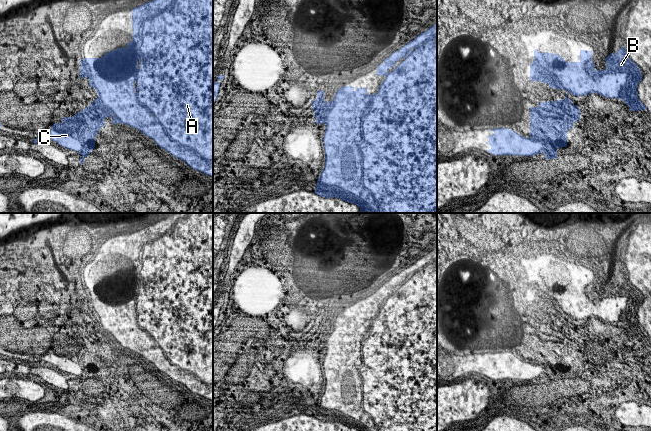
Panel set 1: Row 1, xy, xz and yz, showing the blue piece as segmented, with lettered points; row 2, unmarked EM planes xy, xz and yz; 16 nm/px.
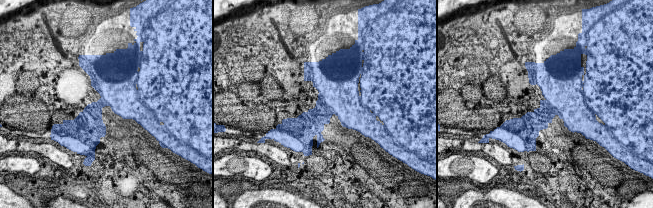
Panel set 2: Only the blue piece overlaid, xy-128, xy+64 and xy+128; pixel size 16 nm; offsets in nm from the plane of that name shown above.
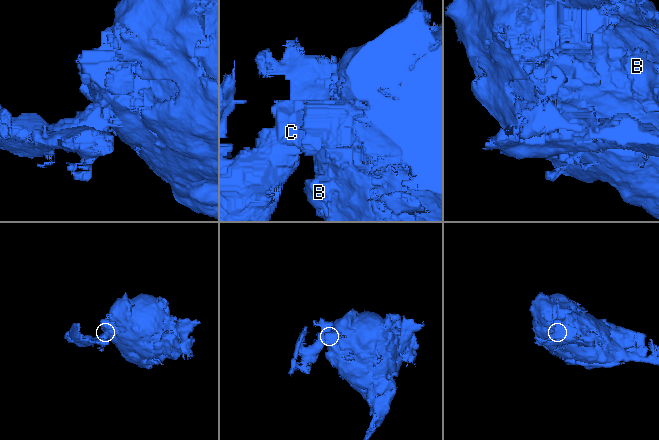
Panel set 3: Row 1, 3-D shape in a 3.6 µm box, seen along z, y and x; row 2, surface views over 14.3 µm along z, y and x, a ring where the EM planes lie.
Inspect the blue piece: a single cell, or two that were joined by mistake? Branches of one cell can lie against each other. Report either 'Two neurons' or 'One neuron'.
Two neurons

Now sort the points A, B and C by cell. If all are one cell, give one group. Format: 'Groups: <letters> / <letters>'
Groups: A B / C

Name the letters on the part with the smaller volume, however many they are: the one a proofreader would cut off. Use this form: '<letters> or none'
C

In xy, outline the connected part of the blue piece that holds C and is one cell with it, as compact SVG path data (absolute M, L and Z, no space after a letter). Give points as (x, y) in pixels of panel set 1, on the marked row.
M97 98L82 111L73 117L63 117L61 123L54 123L50 130L46 130L43 135L39 135L33 142L40 143L42 138L49 138L57 142L60 146L80 153L79 164L84 163L84 159L95 147L95 136L103 125L97 125L96 119L89 119L89 111L94 110L94 103L98 106L104 105Z

